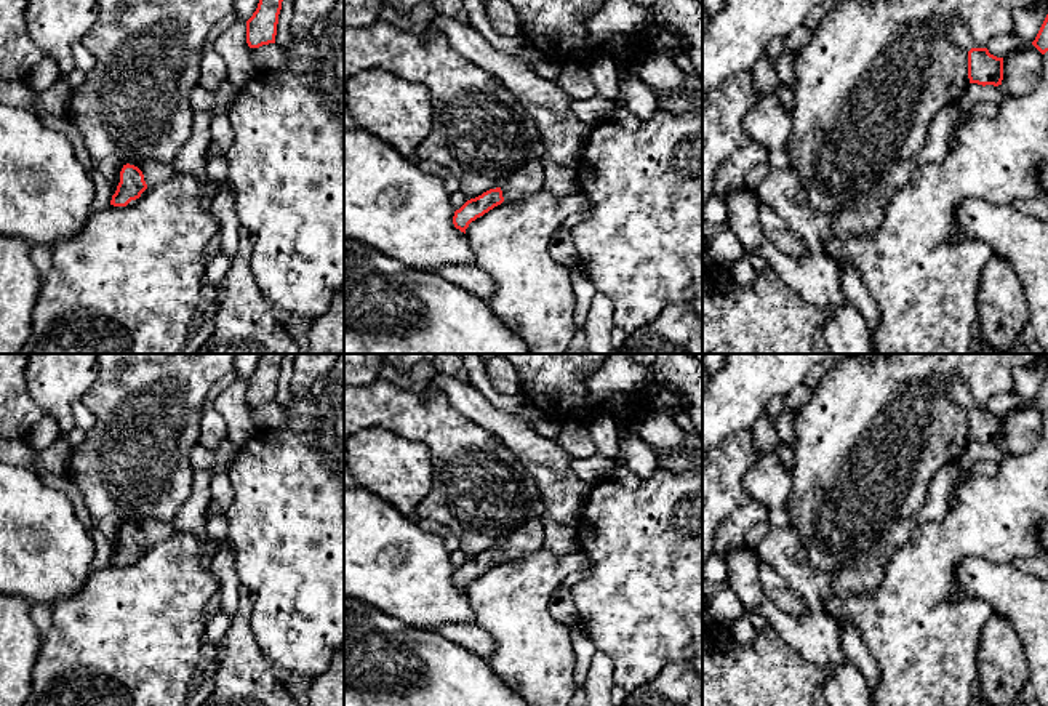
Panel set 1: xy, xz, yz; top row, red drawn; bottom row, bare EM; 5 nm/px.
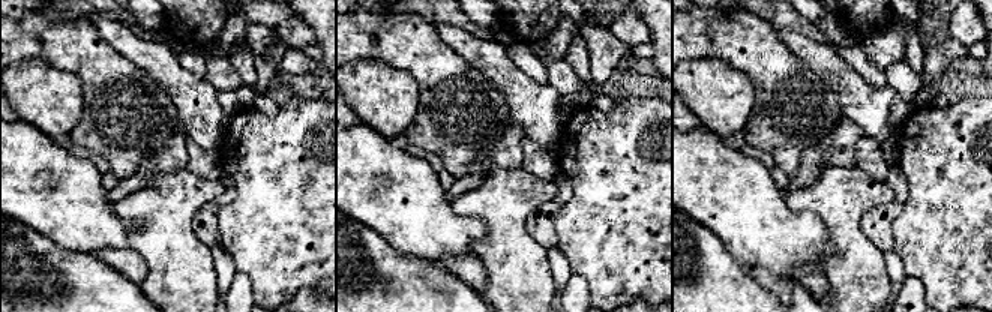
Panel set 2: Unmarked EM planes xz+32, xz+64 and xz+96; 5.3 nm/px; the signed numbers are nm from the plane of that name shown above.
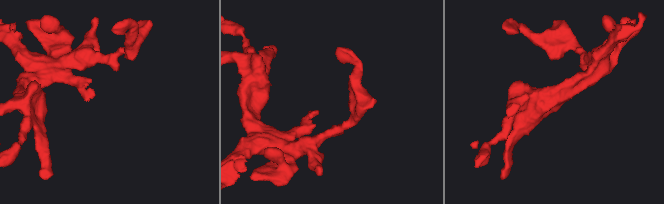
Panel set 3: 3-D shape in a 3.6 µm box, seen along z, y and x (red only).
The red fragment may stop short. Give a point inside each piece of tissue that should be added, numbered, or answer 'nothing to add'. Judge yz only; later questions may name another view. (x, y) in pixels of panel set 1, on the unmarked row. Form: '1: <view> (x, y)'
nothing to add

